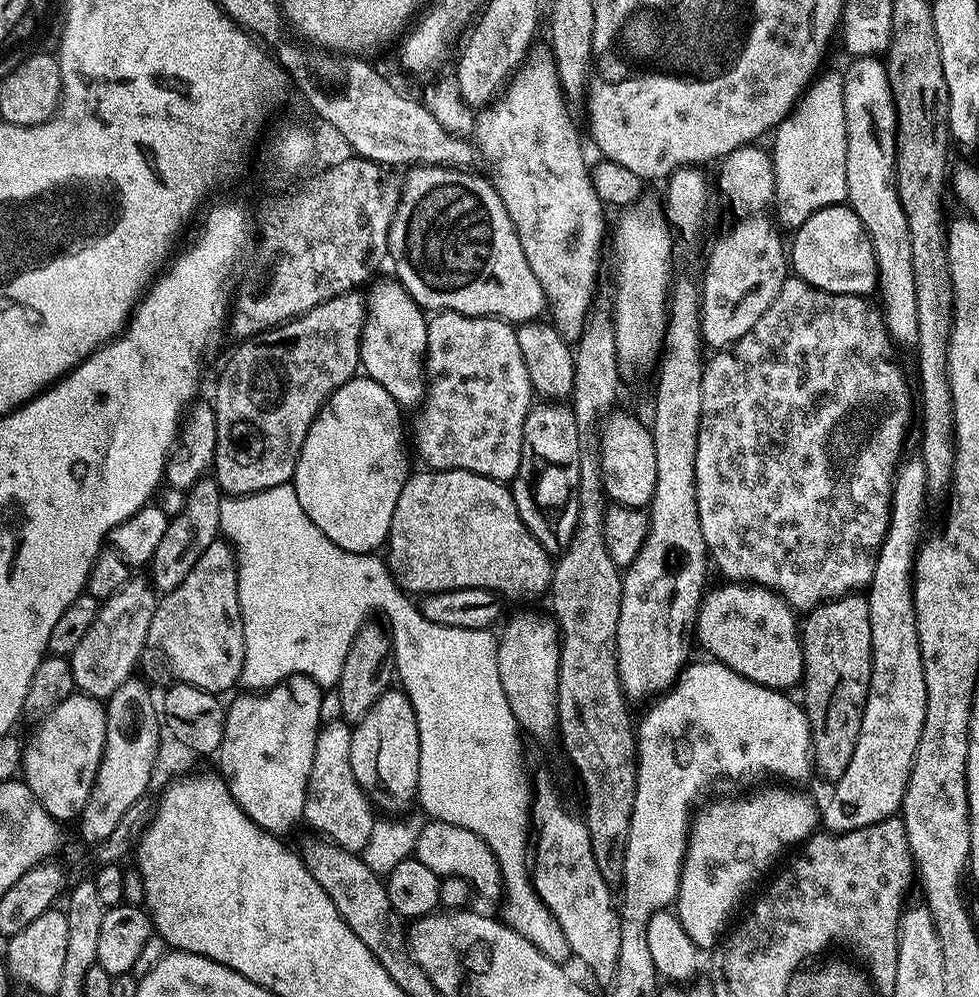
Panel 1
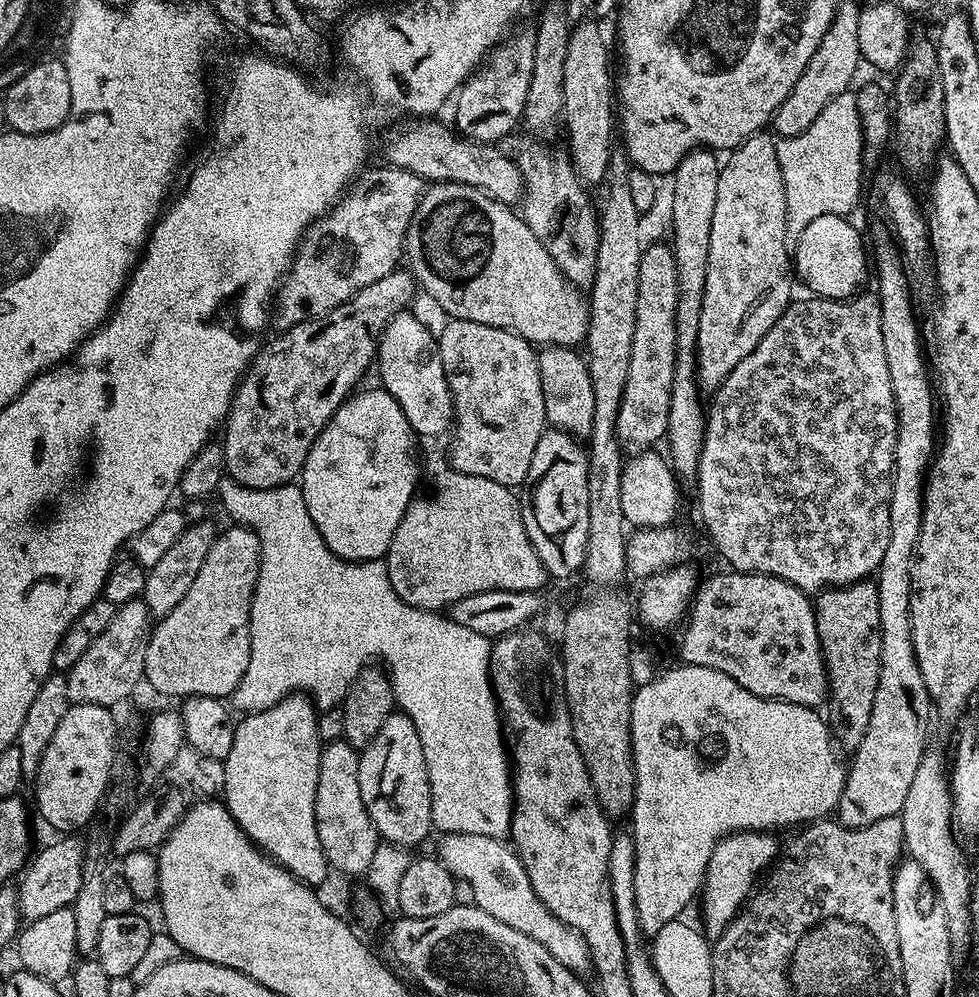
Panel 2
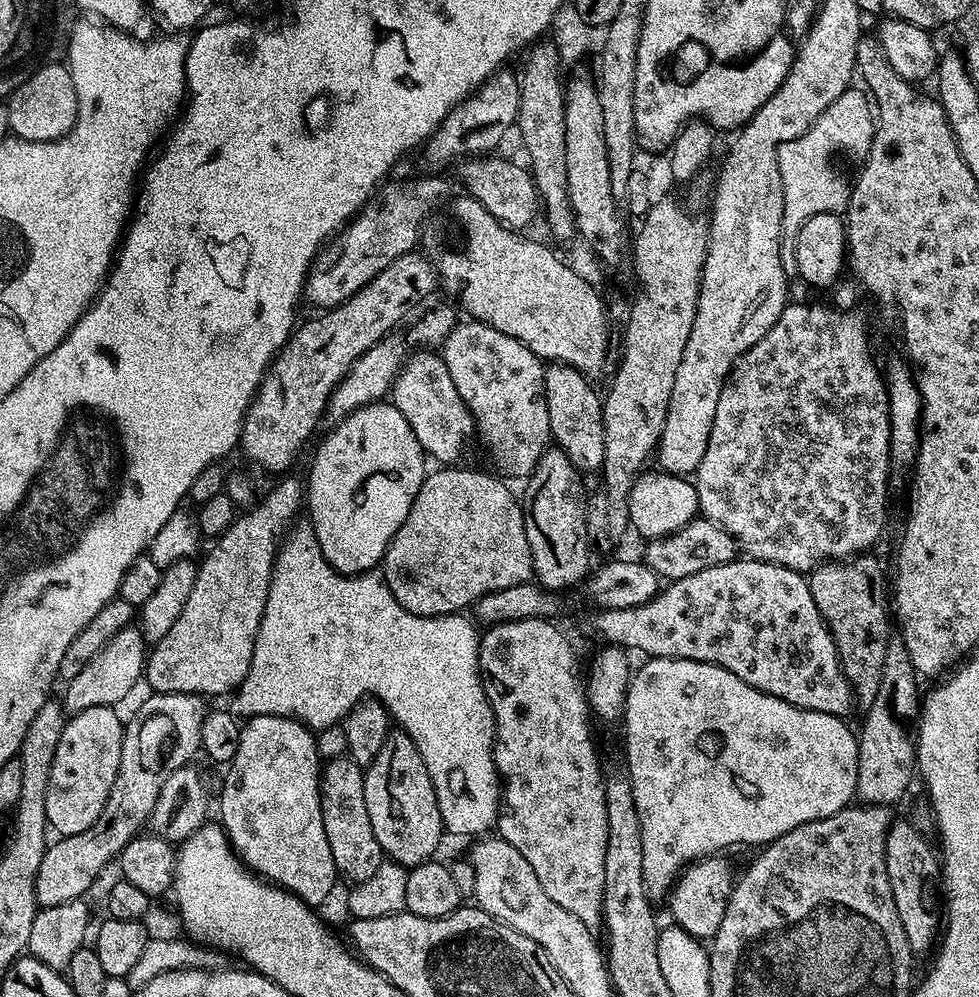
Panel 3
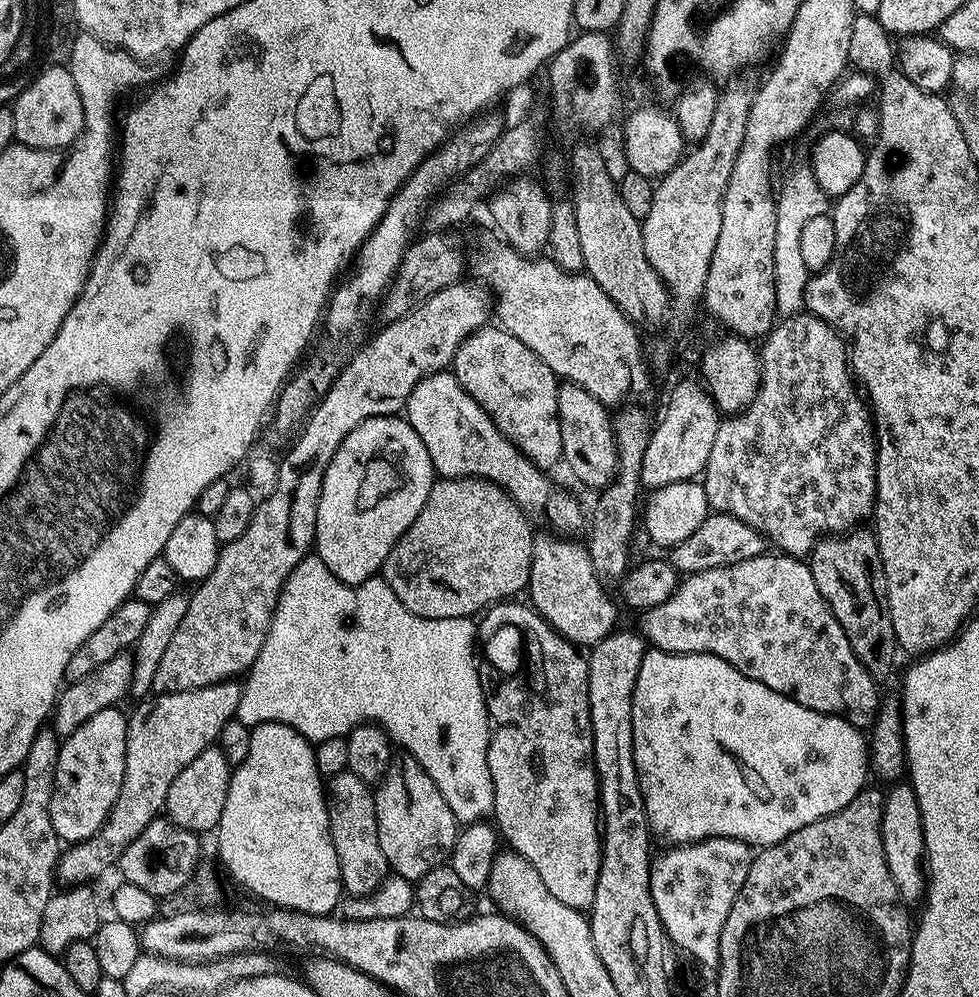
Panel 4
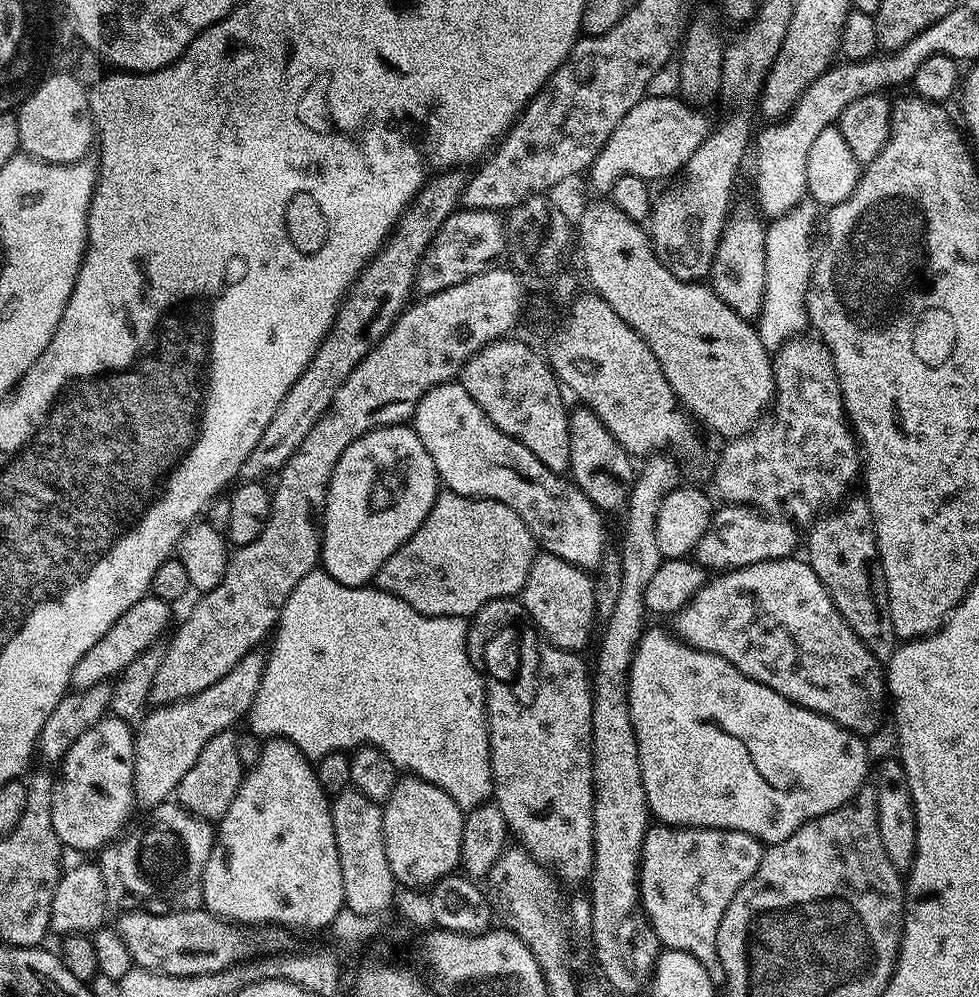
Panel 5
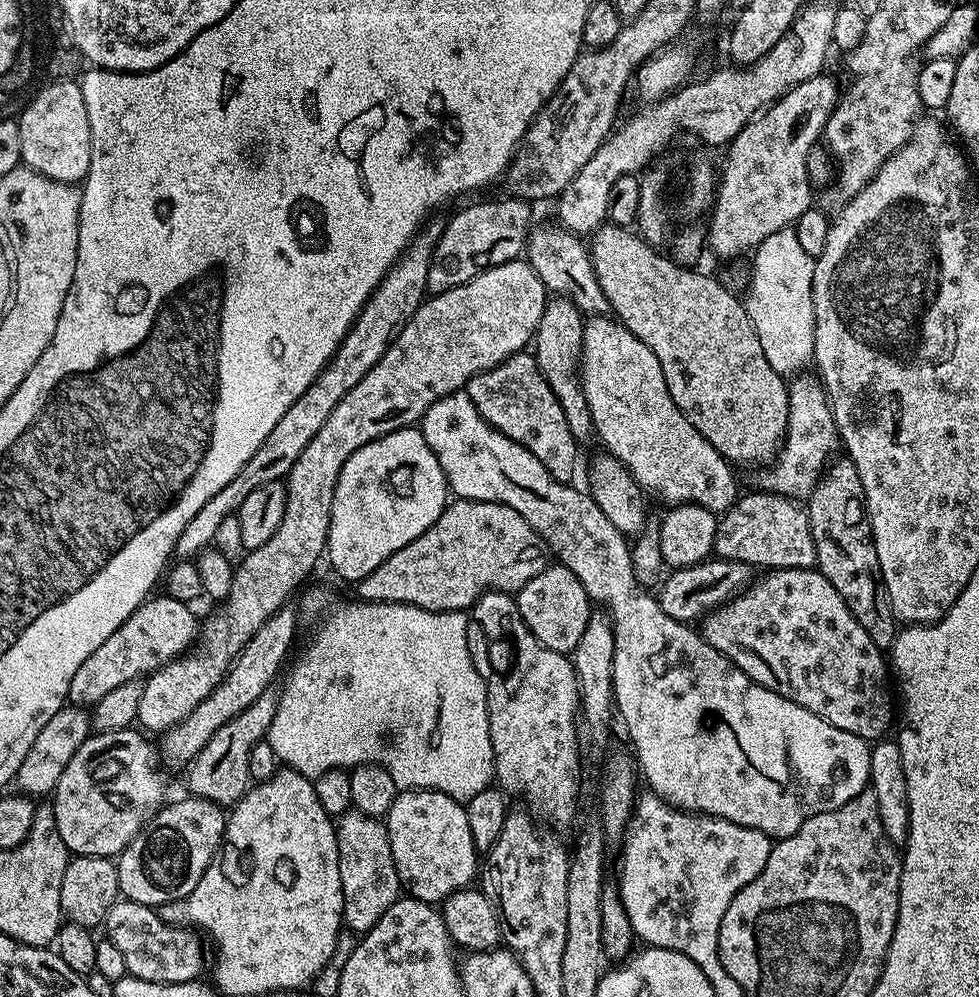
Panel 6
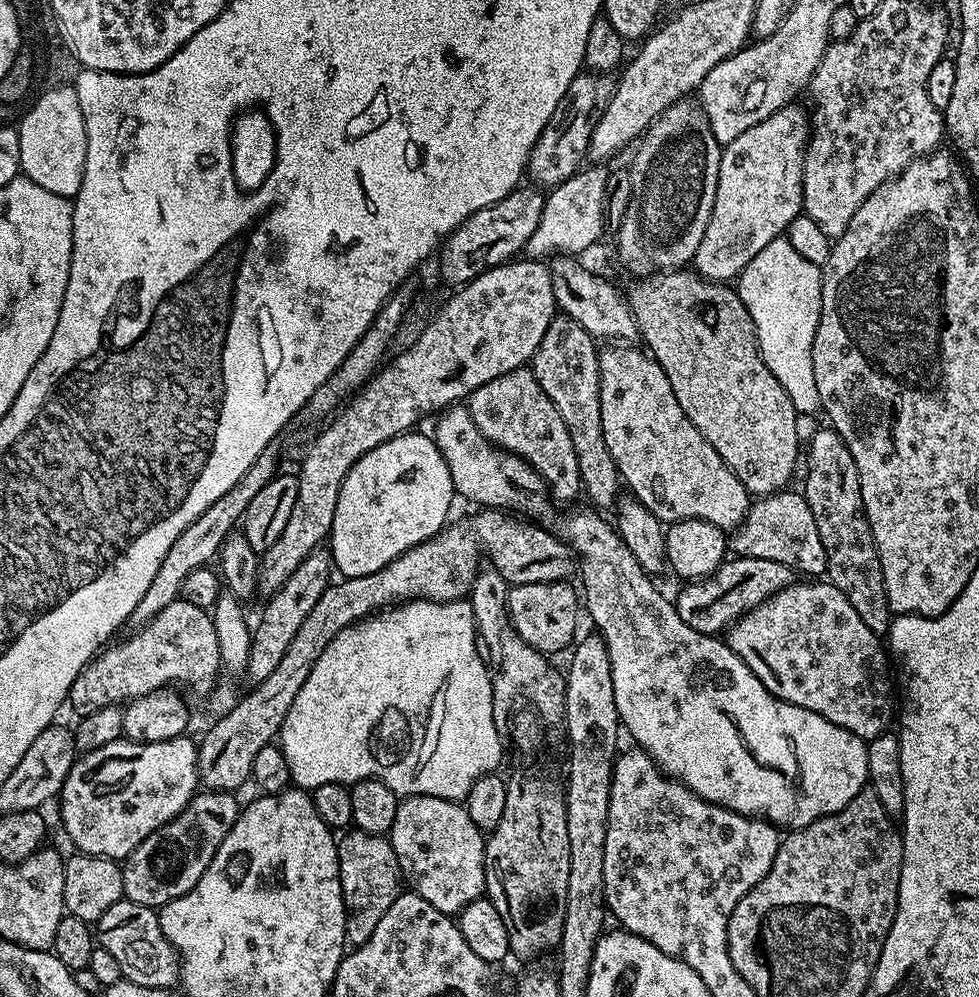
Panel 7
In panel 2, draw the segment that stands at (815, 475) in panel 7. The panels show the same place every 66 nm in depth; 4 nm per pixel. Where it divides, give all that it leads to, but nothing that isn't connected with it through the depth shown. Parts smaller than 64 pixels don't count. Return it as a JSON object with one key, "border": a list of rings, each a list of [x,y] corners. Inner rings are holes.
{"border":[[[868,578],[855,580],[852,584],[831,586],[815,597],[814,607],[818,642],[821,644],[827,676],[826,719],[839,747],[851,754],[862,742],[866,726],[870,726],[870,710],[874,710],[874,690],[878,690],[882,650],[878,590]]]}

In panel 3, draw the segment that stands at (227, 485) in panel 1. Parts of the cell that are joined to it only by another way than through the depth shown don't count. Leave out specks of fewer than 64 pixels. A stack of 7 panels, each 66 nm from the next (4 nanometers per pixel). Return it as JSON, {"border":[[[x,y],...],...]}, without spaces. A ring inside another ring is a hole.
{"border":[[[416,250],[403,252],[343,304],[316,314],[305,324],[303,321],[268,365],[268,372],[244,415],[239,447],[244,448],[258,467],[268,472],[286,471],[299,458],[304,443],[315,434],[320,419],[325,419],[328,400],[348,368],[370,346],[389,335],[415,304],[422,303],[437,288],[436,269],[427,255]]]}

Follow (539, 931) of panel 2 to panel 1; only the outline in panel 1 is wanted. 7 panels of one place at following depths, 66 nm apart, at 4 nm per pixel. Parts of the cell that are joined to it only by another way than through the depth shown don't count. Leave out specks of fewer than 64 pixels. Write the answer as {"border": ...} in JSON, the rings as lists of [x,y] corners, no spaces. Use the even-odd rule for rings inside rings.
{"border":[[[428,820],[425,825],[417,834],[415,860],[428,866],[441,878],[465,880],[477,897],[480,895],[492,900],[496,895],[501,895],[504,875],[500,872],[500,863],[481,836],[462,830],[462,826],[450,826],[450,822],[445,820]]]}

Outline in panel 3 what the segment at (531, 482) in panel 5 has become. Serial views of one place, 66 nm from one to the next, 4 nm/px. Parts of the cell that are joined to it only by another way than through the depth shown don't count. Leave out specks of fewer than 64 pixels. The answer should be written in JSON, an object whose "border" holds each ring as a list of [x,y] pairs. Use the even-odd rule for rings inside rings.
{"border":[[[416,350],[404,361],[396,383],[390,393],[391,403],[410,422],[410,430],[414,430],[414,438],[423,446],[425,453],[432,456],[444,466],[452,466],[464,452],[468,439],[474,436],[474,421],[466,402],[454,390],[454,378],[450,378],[450,370],[446,370],[446,362],[432,350]]]}

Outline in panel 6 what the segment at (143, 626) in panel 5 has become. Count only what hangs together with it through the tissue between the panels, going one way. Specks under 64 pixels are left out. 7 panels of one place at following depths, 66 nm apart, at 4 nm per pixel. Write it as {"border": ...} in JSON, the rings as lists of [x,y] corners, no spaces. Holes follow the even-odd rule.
{"border":[[[167,594],[153,595],[138,605],[134,614],[130,614],[130,618],[126,618],[126,622],[122,622],[122,626],[118,626],[118,630],[114,630],[114,634],[110,634],[110,638],[106,638],[106,642],[102,642],[86,662],[82,662],[82,666],[78,666],[74,678],[70,678],[68,700],[75,707],[91,709],[93,704],[106,698],[110,690],[147,677],[176,657],[185,655],[198,640],[198,620],[196,624],[192,610],[189,605]]]}

